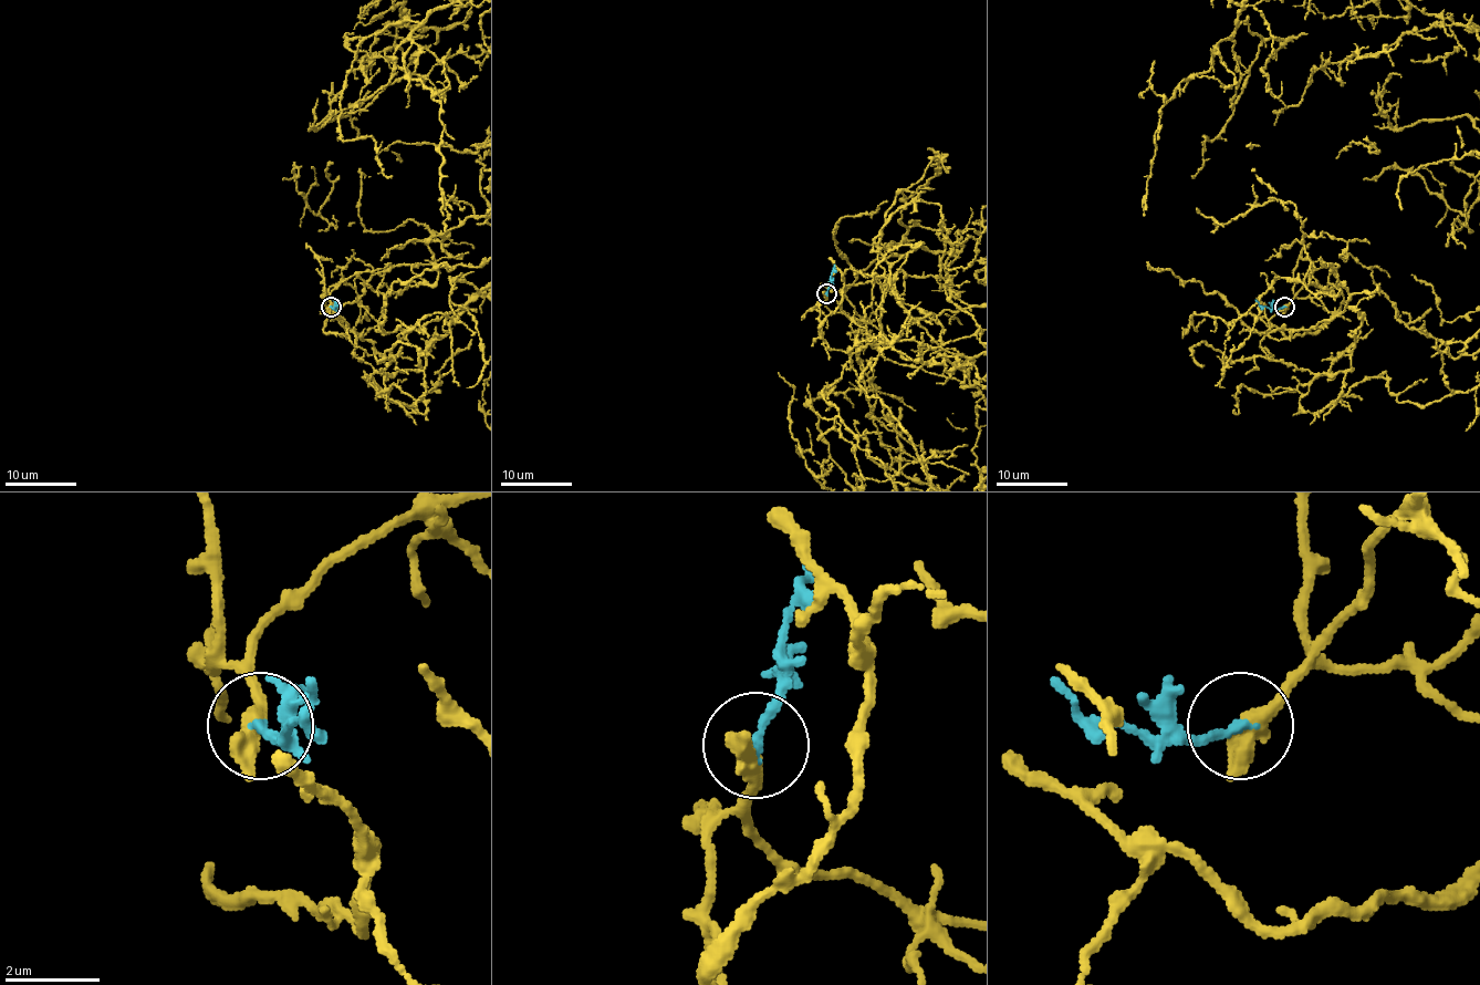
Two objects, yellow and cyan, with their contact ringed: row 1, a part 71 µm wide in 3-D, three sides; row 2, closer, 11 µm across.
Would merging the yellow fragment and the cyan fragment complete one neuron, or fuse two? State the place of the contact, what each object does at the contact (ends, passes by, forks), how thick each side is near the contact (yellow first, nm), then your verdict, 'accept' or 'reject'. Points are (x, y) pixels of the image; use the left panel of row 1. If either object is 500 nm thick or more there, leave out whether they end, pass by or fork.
at (331, 307); yellow passes by; cyan ends there; 360 nm thick on the yellow side, 200 nm on the other; accept

